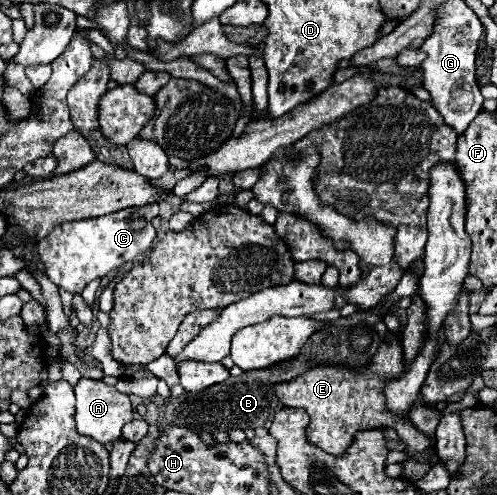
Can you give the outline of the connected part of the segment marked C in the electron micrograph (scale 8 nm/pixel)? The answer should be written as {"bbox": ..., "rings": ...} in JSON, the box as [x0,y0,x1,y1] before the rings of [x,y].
{"bbox":[37,203,159,295],"rings":[[[153,203],[55,227],[45,239],[41,239],[41,243],[37,243],[39,259],[45,267],[45,273],[59,289],[65,289],[73,295],[81,293],[87,283],[107,277],[111,271],[121,269],[125,263],[137,261],[137,257],[143,257],[151,249],[157,237],[151,221],[157,215],[159,205]]]}

